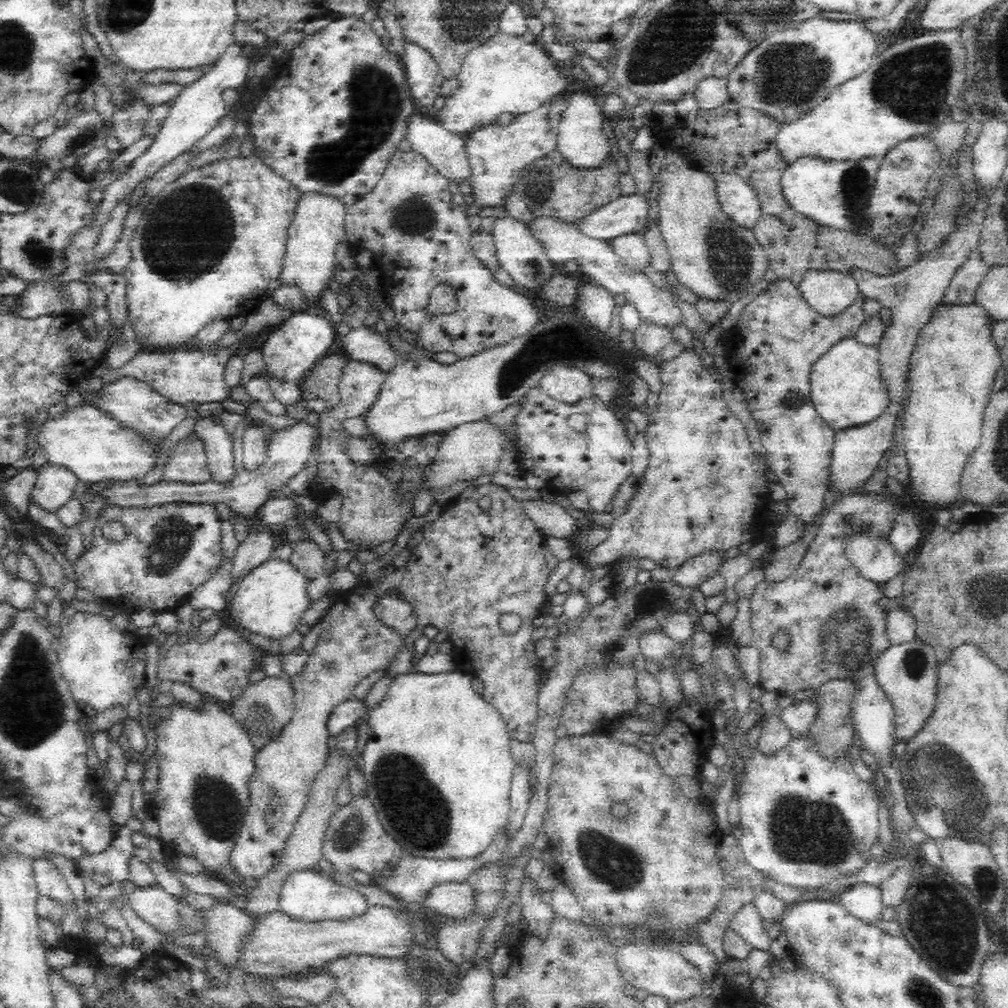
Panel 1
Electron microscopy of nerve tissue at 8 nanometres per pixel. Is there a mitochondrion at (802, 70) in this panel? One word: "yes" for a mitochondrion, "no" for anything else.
yes

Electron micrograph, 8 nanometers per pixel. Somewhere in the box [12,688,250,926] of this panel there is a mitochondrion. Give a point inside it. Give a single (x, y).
(215, 804)

